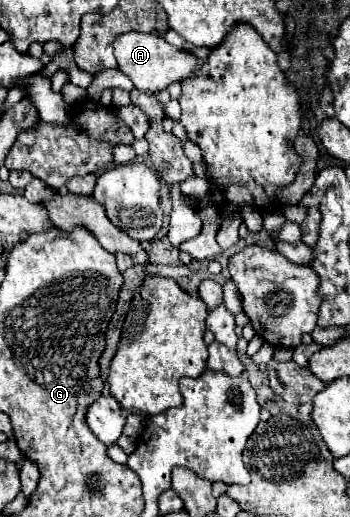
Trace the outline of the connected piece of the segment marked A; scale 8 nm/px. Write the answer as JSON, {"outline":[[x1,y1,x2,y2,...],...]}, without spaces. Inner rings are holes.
{"outline":[[136,31,122,33,116,37,114,55,118,59,120,71,132,79,134,87,142,89,142,91,150,91,150,93,164,91,164,89,168,89,168,85,188,79,190,75,194,75,194,69,198,65,198,59,188,49,178,49,178,47,166,43,158,35,148,35,148,33]]}

